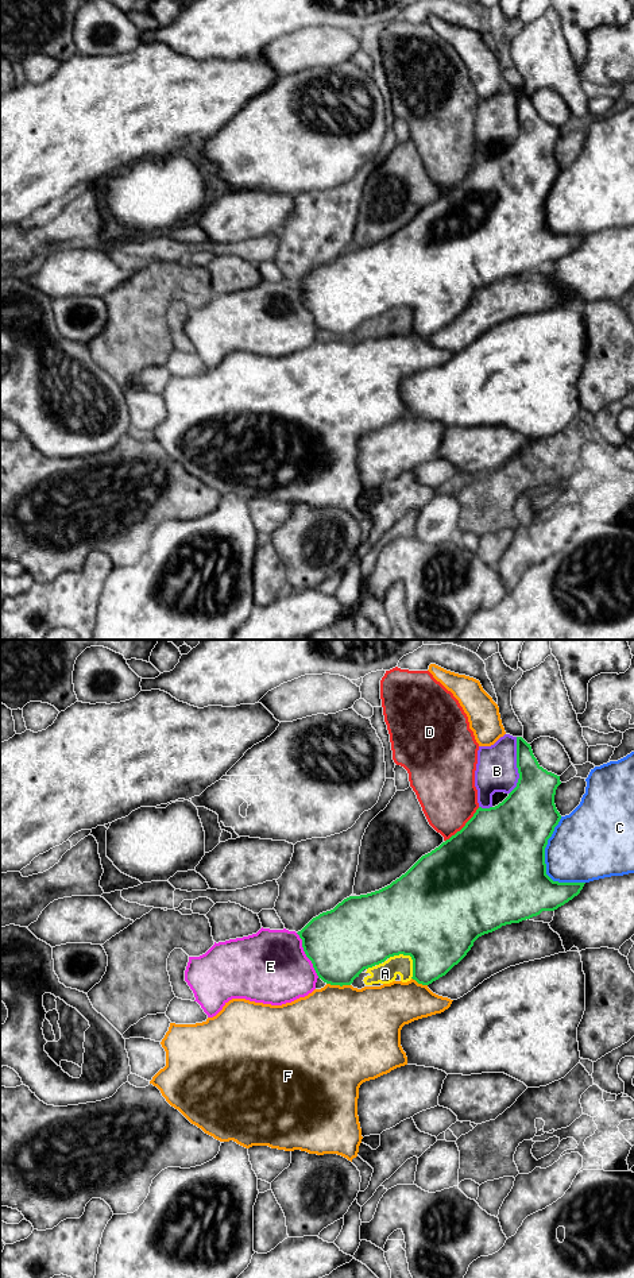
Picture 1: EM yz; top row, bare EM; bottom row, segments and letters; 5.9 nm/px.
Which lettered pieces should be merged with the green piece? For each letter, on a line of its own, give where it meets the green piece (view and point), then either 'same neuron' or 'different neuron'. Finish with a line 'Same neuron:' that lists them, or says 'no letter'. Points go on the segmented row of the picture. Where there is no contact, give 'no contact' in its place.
A: contact yz (410, 956); different neuron
B: contact yz (517, 765); different neuron
C: contact yz (545, 864); different neuron
D: contact yz (464, 826); different neuron
E: contact yz (306, 956); different neuron
F: contact yz (339, 984); different neuron
Same neuron: no letter

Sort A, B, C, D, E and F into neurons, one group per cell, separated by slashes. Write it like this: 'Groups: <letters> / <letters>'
Groups: A B / C / D / E / F

